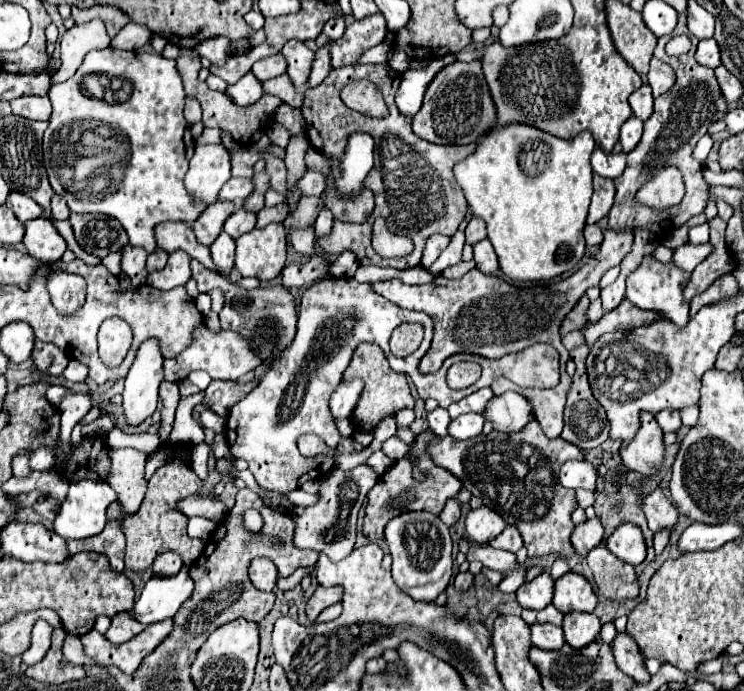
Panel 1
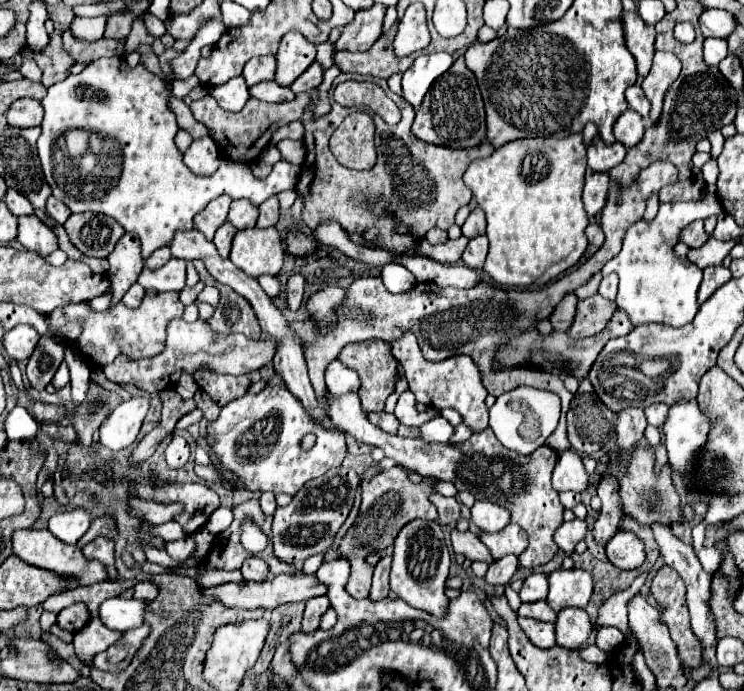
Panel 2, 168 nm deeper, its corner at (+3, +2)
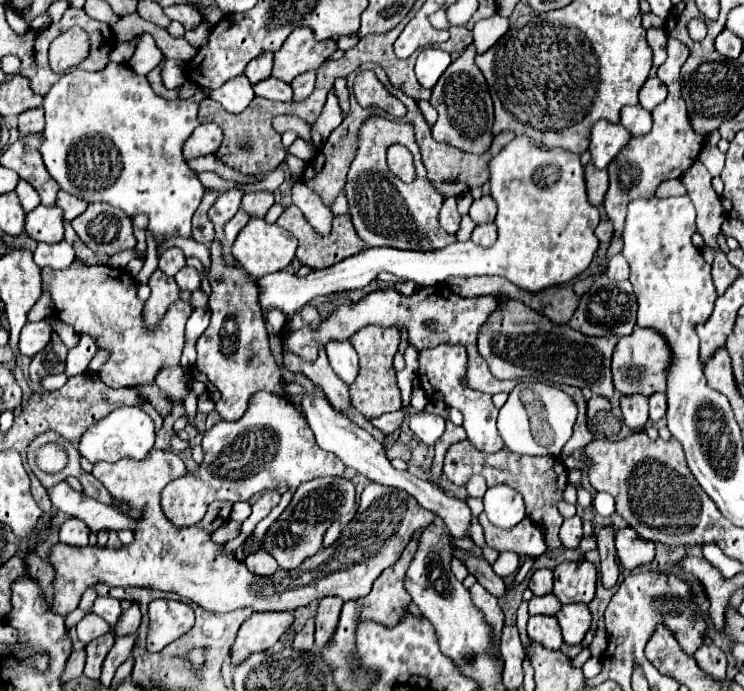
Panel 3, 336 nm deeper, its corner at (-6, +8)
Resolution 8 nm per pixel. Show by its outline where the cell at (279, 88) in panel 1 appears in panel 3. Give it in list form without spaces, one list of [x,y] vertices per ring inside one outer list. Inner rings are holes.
[[[275,77],[259,81],[257,85],[253,85],[253,91],[257,97],[271,99],[271,101],[291,101],[293,99],[291,85],[281,79],[275,79]]]

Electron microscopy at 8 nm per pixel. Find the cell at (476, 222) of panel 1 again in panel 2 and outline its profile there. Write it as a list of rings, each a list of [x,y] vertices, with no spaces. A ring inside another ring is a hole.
[[[478,207],[468,215],[466,223],[462,225],[462,235],[466,239],[474,239],[478,235],[484,235],[486,231],[486,219],[484,219],[484,211],[480,211]]]

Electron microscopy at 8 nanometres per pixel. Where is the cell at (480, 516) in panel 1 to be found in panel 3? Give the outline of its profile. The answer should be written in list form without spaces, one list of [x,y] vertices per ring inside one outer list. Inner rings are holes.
[[[509,485],[489,487],[483,497],[483,503],[487,517],[495,527],[511,529],[525,519],[523,497]]]

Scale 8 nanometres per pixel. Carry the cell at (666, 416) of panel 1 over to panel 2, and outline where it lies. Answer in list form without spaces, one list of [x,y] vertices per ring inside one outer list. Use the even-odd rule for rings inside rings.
[[[664,403],[648,405],[648,407],[644,409],[648,423],[650,423],[650,425],[654,425],[654,427],[662,427],[662,425],[664,425],[664,421],[666,421],[668,409],[670,409],[670,407],[668,407],[668,405],[664,405]]]

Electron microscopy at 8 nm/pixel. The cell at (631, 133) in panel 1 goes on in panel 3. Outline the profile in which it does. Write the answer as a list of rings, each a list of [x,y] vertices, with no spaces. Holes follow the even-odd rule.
[[[641,105],[623,107],[621,109],[621,125],[635,137],[645,135],[651,129],[651,113],[645,111]]]

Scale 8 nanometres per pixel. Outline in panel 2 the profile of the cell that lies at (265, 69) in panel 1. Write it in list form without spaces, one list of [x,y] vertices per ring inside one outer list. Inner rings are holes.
[[[260,57],[260,59],[250,59],[246,65],[244,65],[244,79],[246,83],[252,87],[260,81],[270,81],[274,79],[274,73],[276,73],[276,57]]]

